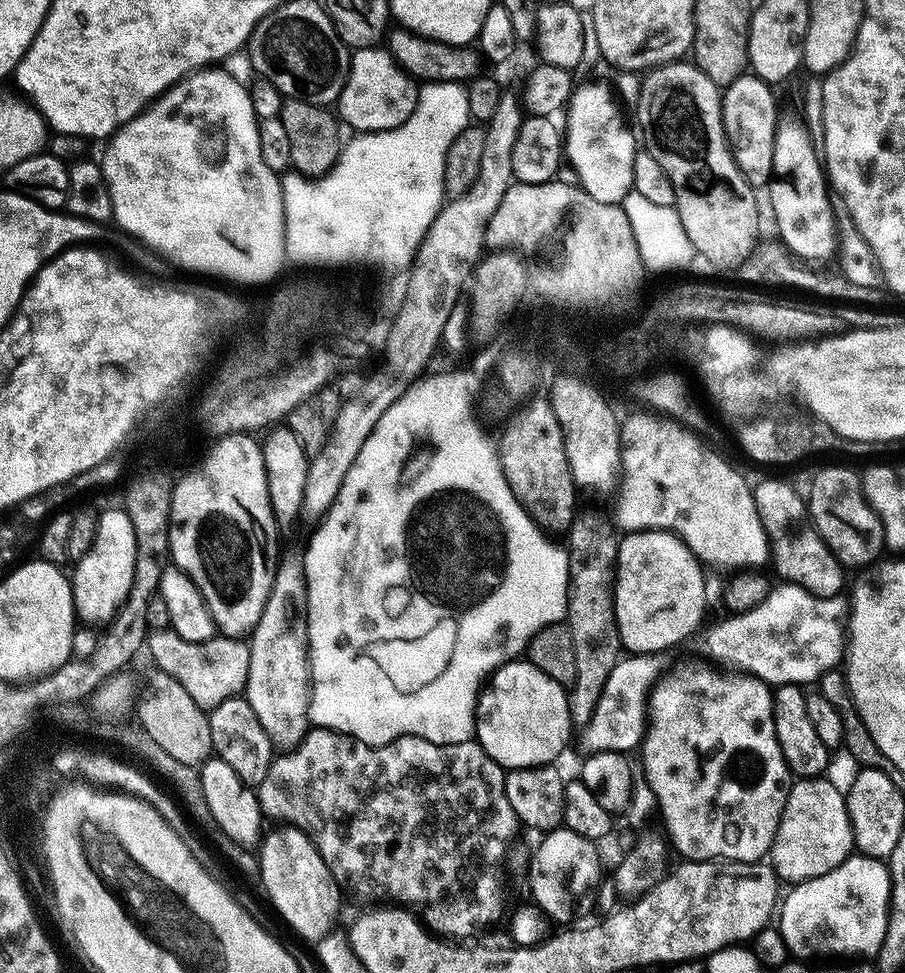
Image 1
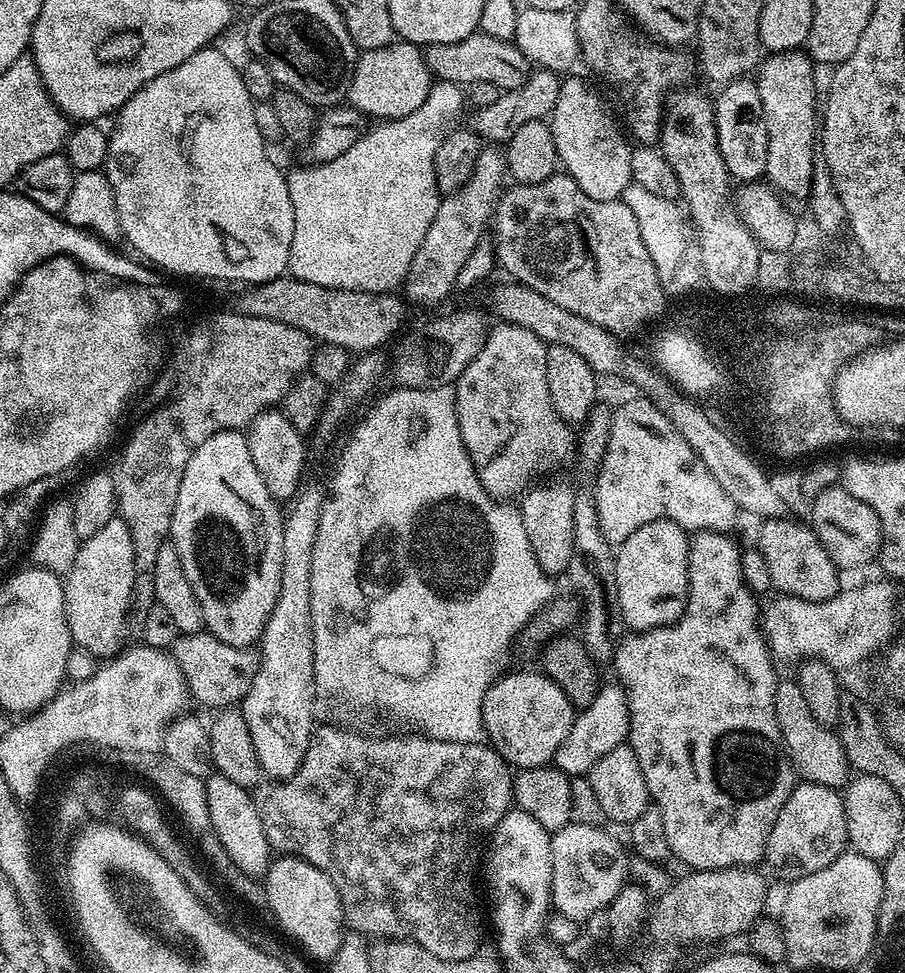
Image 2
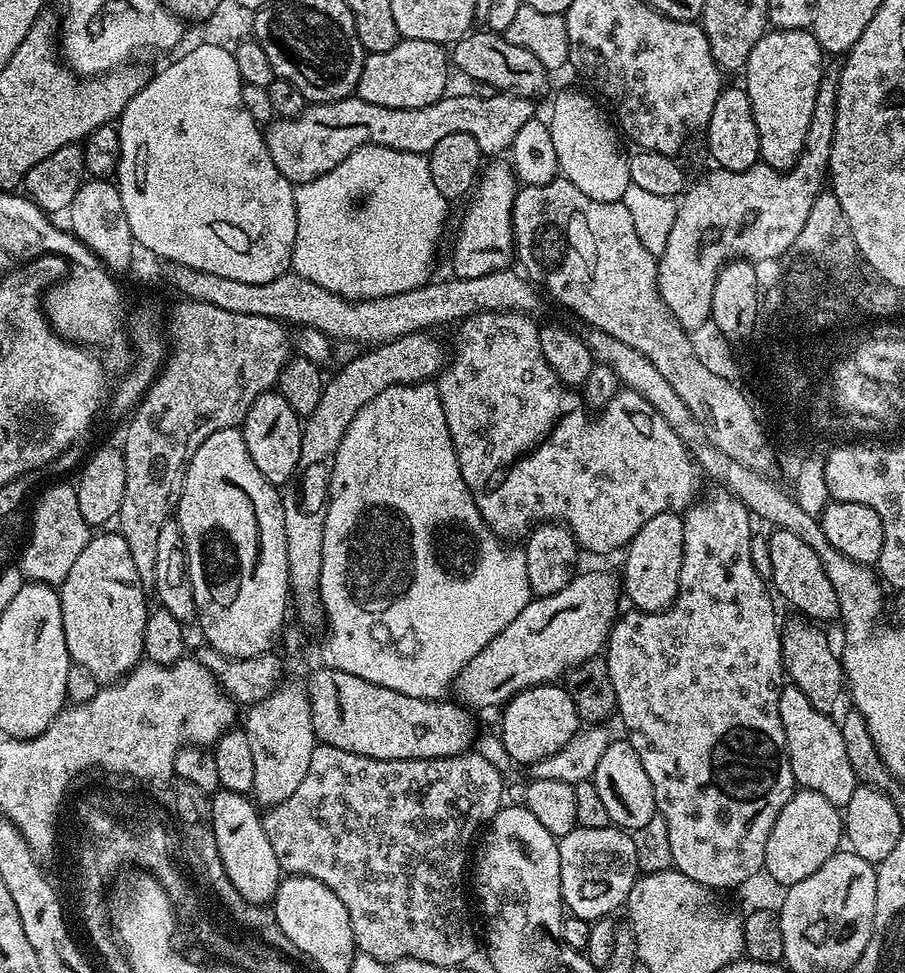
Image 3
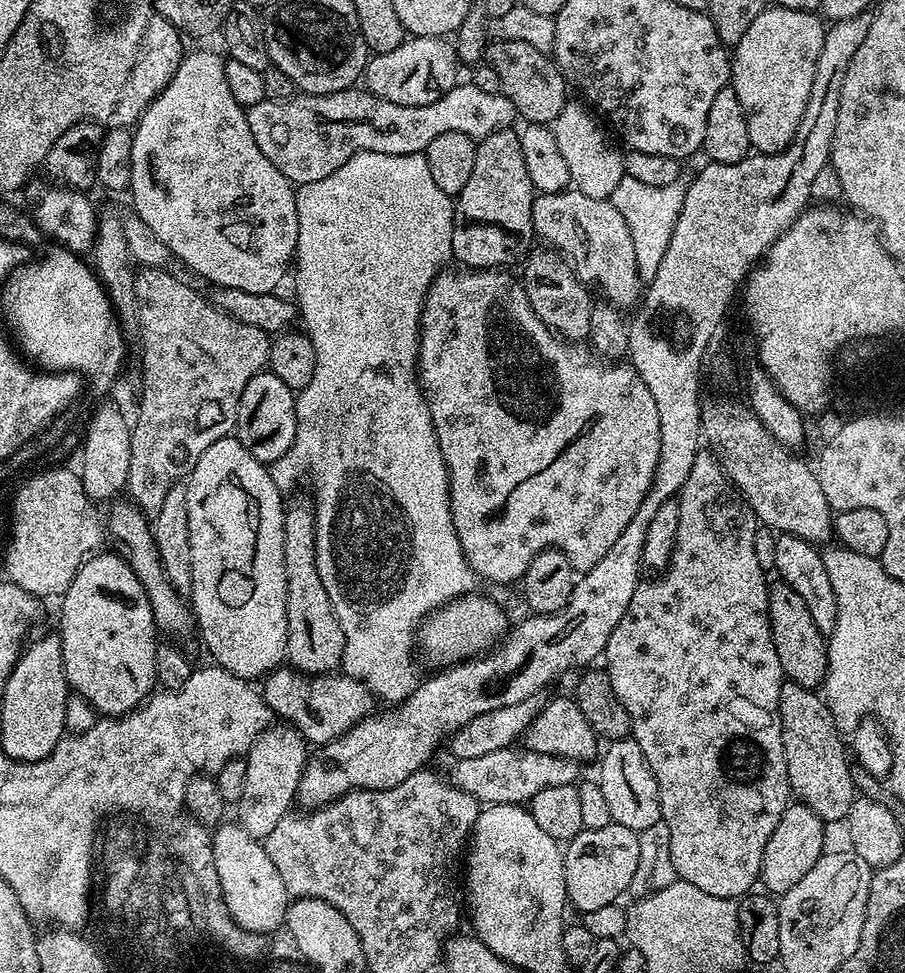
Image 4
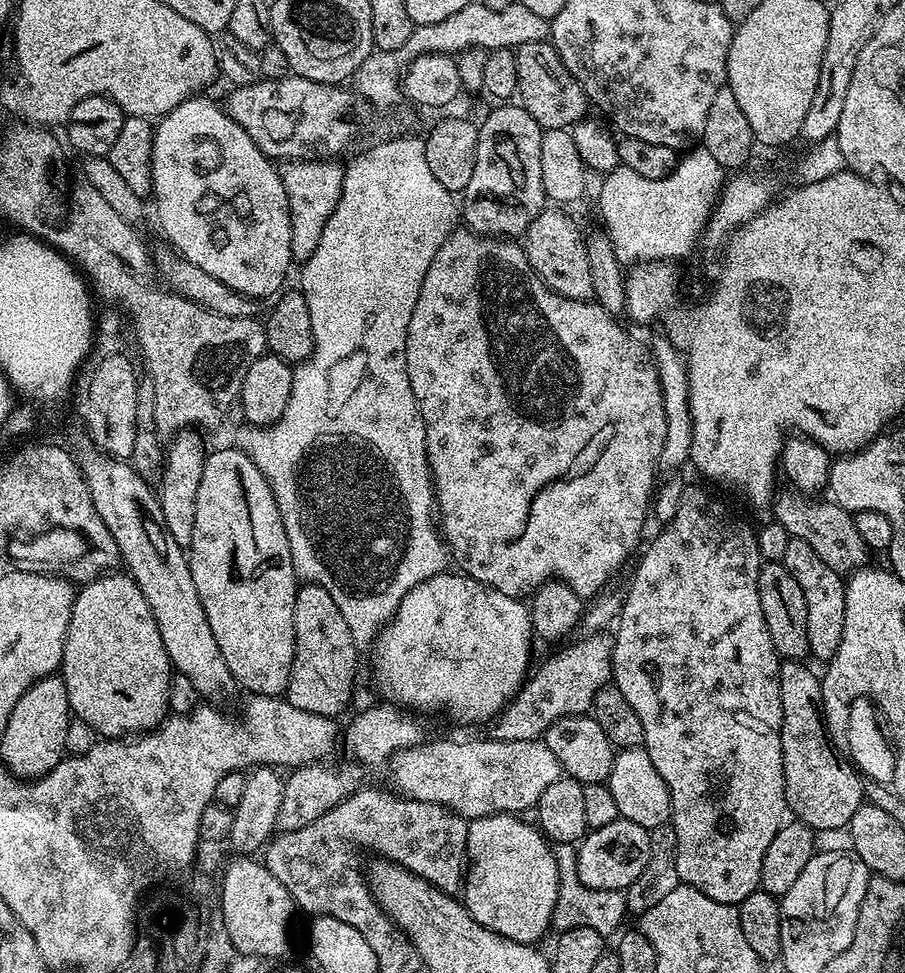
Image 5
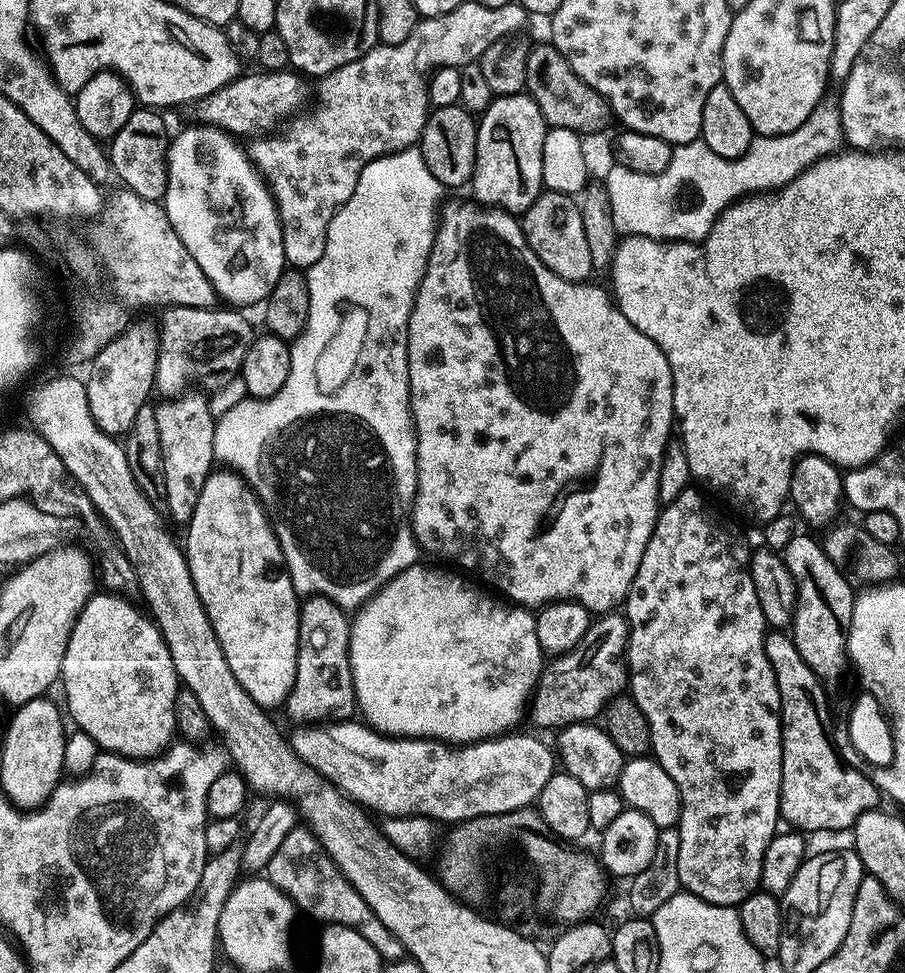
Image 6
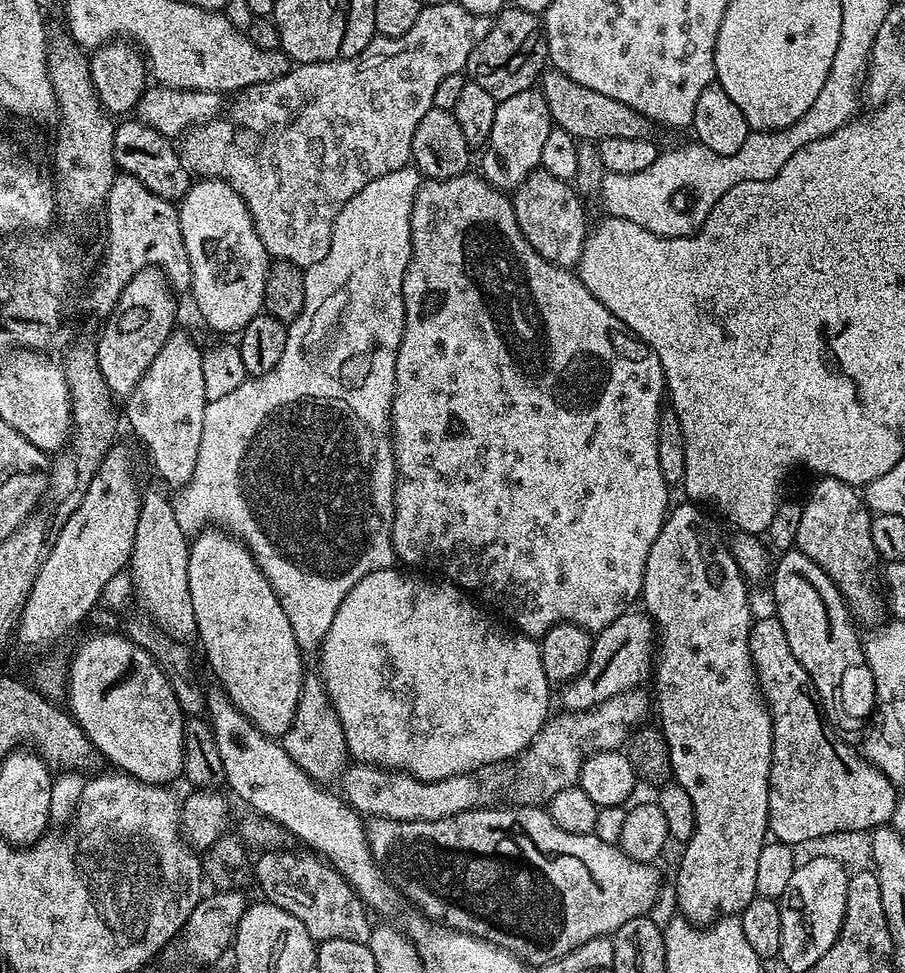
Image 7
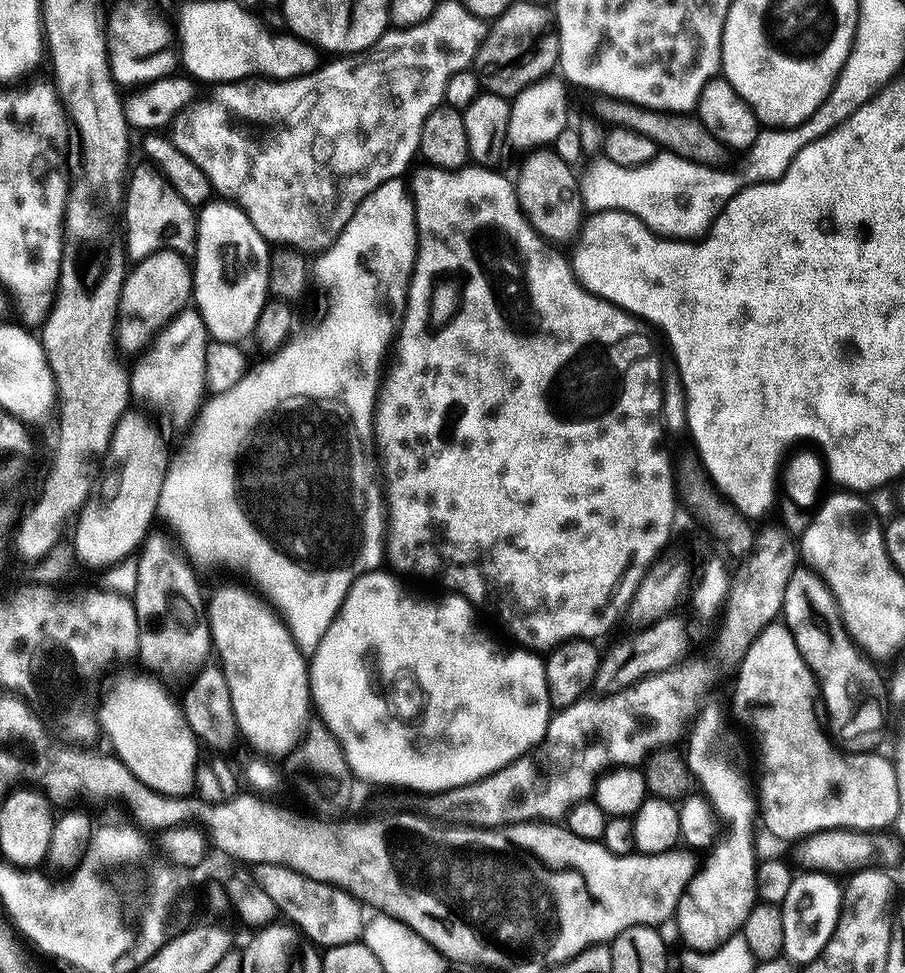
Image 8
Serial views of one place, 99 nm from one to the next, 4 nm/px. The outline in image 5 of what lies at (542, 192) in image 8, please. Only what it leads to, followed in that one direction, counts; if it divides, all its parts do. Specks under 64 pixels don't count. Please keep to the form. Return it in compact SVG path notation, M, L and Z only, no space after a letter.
M548 206L530 222L524 231L522 247L530 266L551 292L571 300L592 300L593 283L590 278L586 237L560 206Z

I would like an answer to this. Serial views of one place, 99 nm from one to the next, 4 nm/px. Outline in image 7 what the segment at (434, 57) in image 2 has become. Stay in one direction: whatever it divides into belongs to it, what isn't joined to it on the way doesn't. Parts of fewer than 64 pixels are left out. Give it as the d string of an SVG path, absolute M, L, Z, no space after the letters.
M545 71L542 76L542 91L555 127L566 130L570 135L576 137L577 141L648 138L653 135L653 121L647 120L638 110L626 106L626 102L618 102L618 98L598 94L598 90L590 90L586 86L574 82L574 78L570 78L567 71Z

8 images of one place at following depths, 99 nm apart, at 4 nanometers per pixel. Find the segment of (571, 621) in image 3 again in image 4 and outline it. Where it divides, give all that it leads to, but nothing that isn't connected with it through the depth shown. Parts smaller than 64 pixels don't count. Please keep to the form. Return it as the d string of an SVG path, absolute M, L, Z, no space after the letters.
M643 498L643 504L639 506L638 513L630 520L630 525L619 536L614 546L607 552L605 558L598 566L583 573L577 581L571 594L571 602L566 605L561 613L550 616L529 615L528 619L522 621L509 631L505 640L492 651L477 658L461 660L459 664L445 667L437 676L429 680L421 679L416 689L406 700L399 701L389 710L385 716L373 714L365 720L360 720L346 734L342 734L337 740L331 740L328 744L319 745L314 754L309 755L302 776L296 790L296 800L305 809L321 808L339 796L345 796L347 792L358 788L393 788L410 774L414 774L419 768L429 763L428 759L436 752L440 743L447 741L453 732L457 732L466 722L478 718L478 714L484 714L488 710L497 709L498 706L512 706L517 702L533 699L539 695L539 690L546 687L556 676L572 669L574 666L587 667L599 655L600 657L607 649L610 634L615 626L621 621L630 599L634 596L641 581L643 569L642 550L645 549L646 533L650 523L655 517L656 511L662 504L648 504L648 499Z

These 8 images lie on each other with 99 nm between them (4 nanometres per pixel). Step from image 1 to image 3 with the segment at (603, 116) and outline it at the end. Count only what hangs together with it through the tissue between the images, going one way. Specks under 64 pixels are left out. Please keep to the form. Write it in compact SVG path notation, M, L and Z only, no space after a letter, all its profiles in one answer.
M566 88L554 98L548 125L560 172L595 201L621 201L631 184L628 156L620 146L621 137L605 109L589 93L586 94Z

